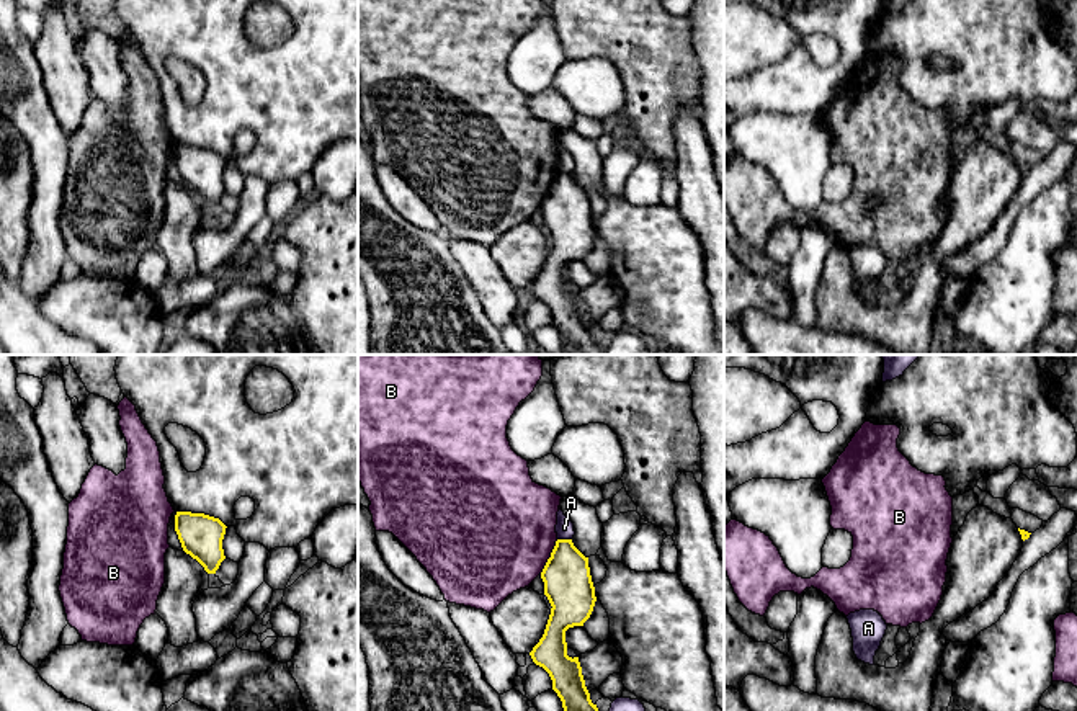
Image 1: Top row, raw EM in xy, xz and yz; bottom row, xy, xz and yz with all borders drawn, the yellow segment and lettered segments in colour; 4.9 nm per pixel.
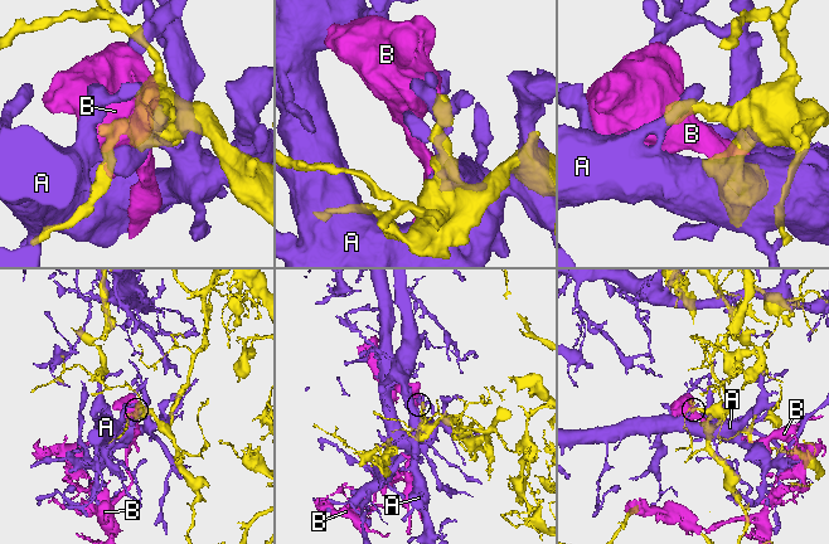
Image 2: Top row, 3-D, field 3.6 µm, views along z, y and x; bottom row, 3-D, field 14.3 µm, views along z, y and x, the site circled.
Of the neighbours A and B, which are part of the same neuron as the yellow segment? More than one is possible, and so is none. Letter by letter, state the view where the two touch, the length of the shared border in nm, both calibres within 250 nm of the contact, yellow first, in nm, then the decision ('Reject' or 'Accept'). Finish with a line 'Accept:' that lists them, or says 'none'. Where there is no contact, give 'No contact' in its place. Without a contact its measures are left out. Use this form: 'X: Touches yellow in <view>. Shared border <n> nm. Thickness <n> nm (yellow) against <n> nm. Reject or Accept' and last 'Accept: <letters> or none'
A: Touches yellow in xz. Shared border 70 nm. Thickness 240 nm (yellow) against 90 nm. Reject
B: Touches yellow in xz. Shared border 200 nm. Thickness 240 nm (yellow) against 480 nm. Reject
Accept: none

